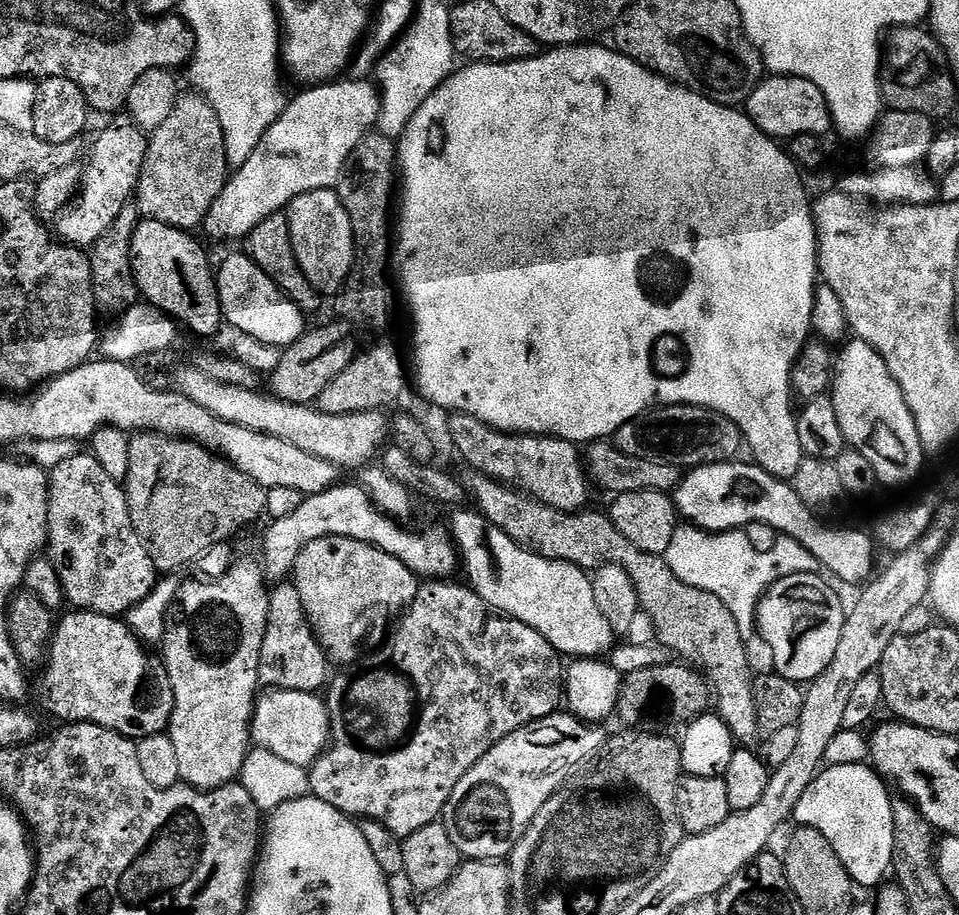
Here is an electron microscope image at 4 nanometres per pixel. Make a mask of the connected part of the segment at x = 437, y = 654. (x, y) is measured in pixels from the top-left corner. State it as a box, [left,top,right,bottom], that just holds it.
[308,582,566,838]

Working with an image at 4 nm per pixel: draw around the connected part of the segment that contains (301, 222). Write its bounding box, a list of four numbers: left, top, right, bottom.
[286,188,356,293]

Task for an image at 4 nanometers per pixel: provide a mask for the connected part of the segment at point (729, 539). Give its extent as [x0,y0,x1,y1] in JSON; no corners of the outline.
[664,524,821,642]

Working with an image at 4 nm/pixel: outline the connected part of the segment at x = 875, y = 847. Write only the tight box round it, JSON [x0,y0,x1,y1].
[792,763,895,887]

